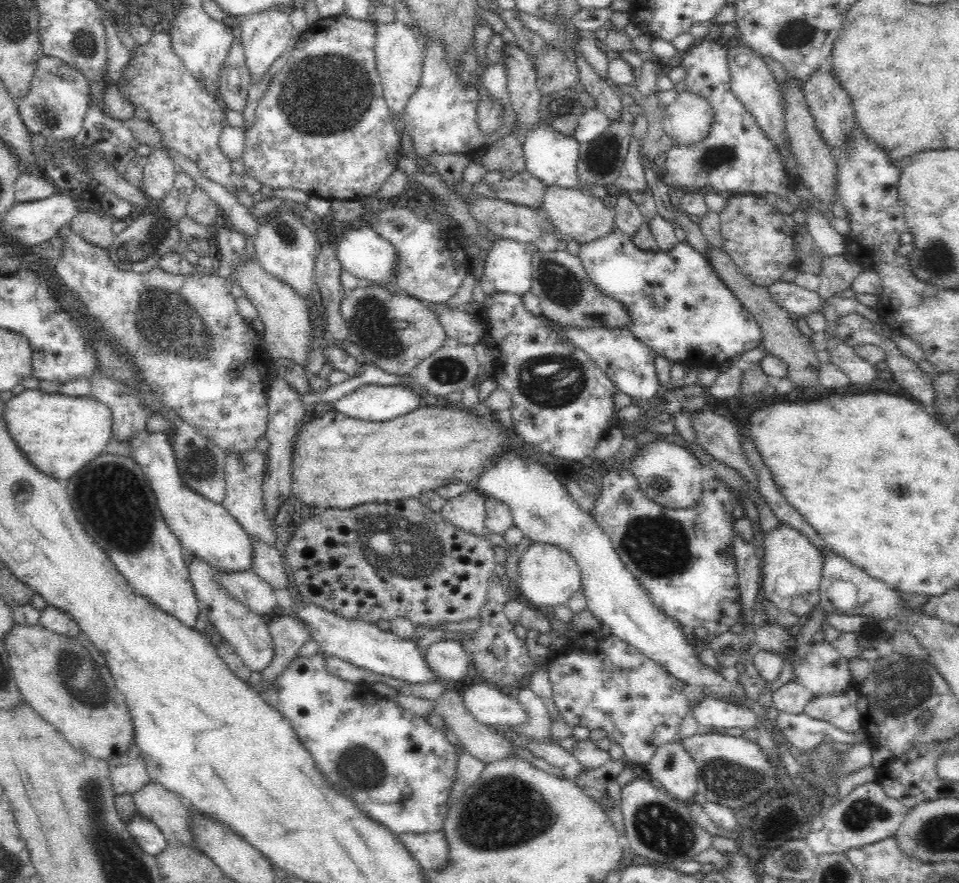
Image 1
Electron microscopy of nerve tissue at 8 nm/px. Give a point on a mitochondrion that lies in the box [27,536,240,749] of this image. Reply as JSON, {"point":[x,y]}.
{"point":[84,683]}

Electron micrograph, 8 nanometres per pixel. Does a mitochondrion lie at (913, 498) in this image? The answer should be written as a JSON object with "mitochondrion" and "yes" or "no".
{"mitochondrion":"yes"}

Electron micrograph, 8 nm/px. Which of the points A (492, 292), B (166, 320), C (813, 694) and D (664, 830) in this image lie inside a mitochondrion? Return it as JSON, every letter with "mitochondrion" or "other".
{"A":"other","B":"mitochondrion","C":"other","D":"mitochondrion"}

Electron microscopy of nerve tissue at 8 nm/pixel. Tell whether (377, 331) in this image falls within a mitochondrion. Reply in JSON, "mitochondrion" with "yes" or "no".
{"mitochondrion":"yes"}

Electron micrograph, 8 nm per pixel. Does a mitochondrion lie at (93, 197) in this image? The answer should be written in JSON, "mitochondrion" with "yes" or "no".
{"mitochondrion":"no"}

